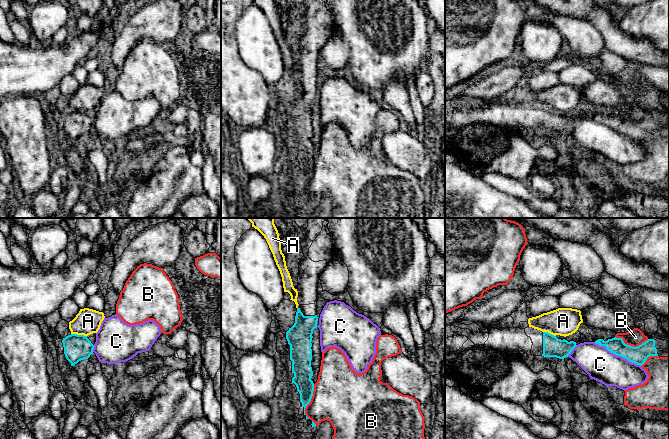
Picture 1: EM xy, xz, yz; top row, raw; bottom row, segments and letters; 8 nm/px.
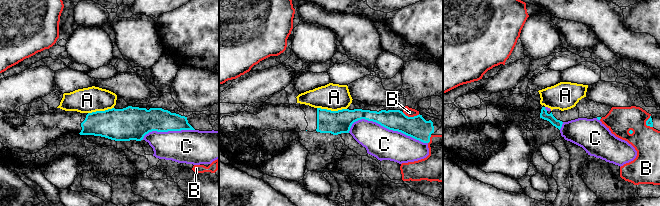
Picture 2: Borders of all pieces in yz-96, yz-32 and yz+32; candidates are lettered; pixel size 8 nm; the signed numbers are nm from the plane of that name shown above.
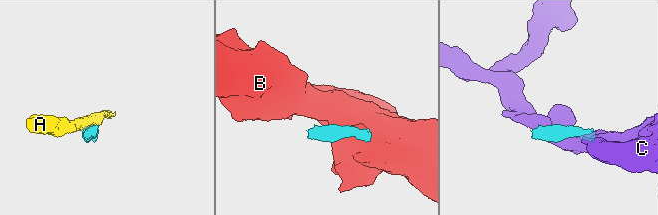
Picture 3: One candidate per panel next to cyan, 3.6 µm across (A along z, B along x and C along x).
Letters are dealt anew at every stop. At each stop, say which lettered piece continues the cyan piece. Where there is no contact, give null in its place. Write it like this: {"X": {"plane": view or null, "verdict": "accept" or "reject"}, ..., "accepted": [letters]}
{"A": {"plane": "xy", "verdict": "reject"}, "B": {"plane": "yz", "verdict": "reject"}, "C": {"plane": "yz", "verdict": "reject"}, "accepted": []}

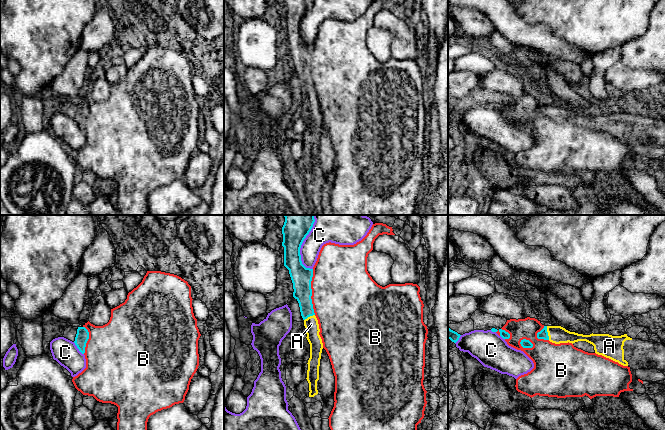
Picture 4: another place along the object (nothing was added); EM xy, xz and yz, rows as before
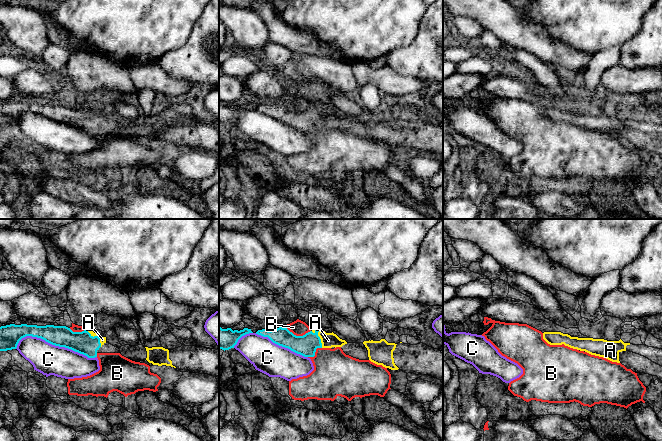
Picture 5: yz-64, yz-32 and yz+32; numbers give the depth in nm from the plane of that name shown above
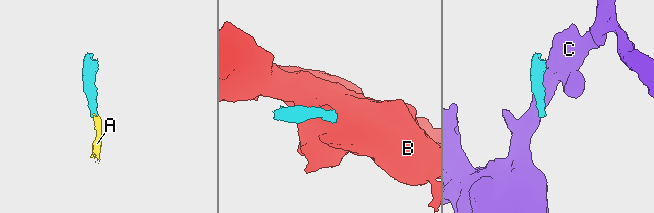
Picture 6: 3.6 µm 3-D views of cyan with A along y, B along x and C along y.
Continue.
{"A": {"plane": "yz", "verdict": "accept"}, "B": {"plane": "xz", "verdict": "reject"}, "C": {"plane": "xz", "verdict": "reject"}, "accepted": ["A"]}

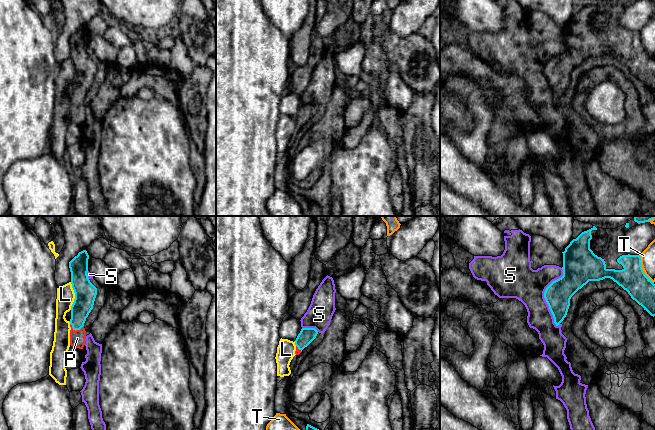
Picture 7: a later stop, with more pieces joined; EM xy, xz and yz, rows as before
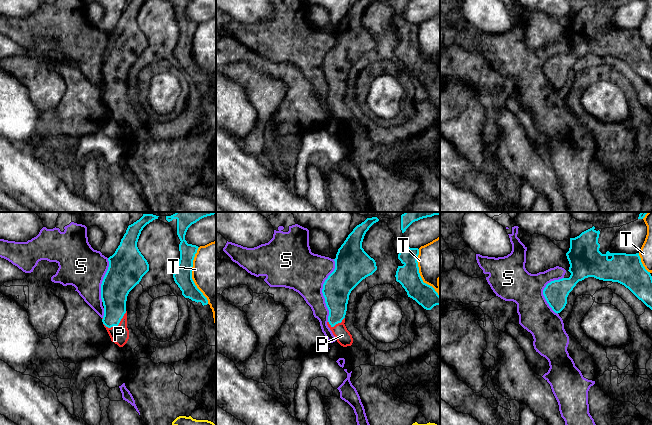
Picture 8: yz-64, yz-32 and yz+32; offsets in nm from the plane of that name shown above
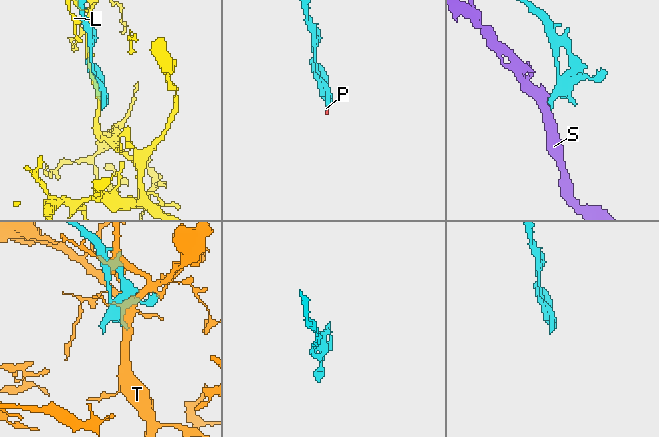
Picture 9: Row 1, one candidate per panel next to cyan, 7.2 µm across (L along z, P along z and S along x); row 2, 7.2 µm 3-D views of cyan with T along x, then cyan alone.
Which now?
{"L": {"plane": "xy", "verdict": "reject"}, "P": {"plane": "xy", "verdict": "accept"}, "S": {"plane": "yz", "verdict": "reject"}, "T": {"plane": "yz", "verdict": "reject"}, "accepted": ["P"]}

